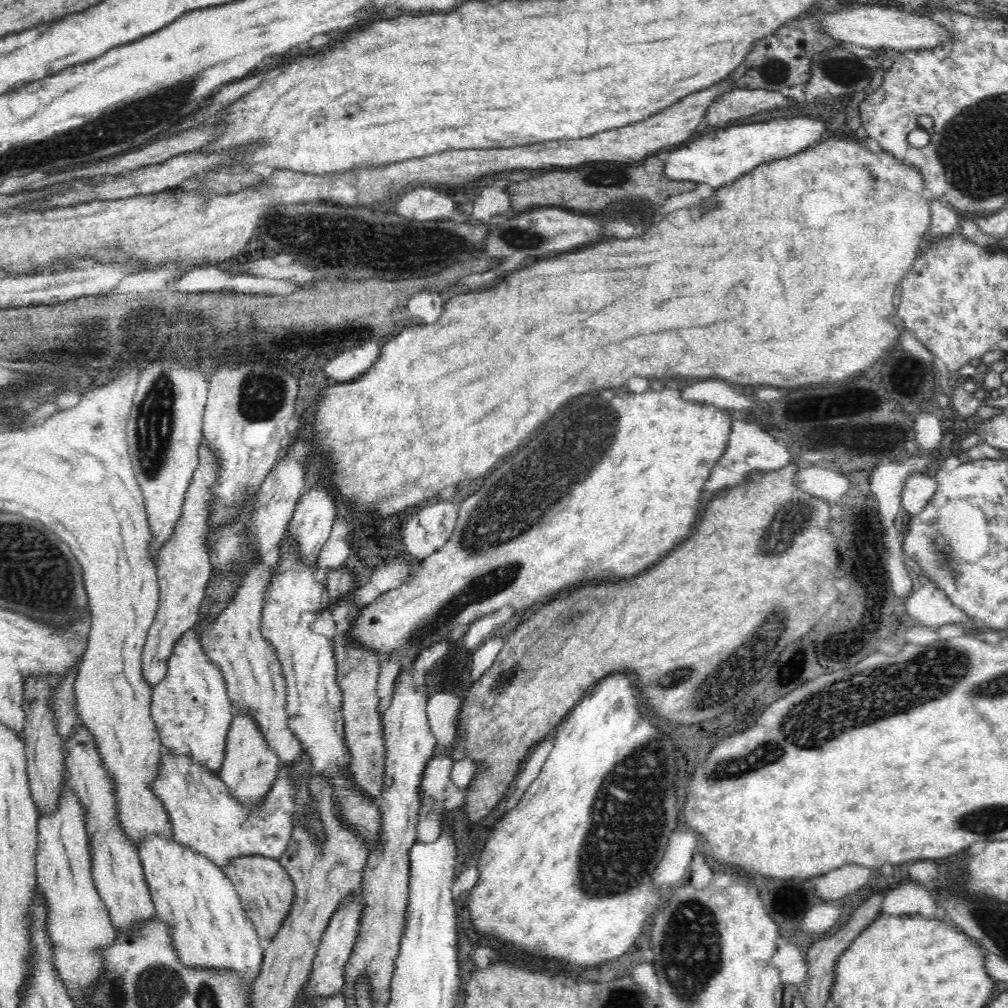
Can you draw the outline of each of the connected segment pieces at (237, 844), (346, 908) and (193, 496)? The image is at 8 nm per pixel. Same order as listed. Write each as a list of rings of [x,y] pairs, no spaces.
[[[163,748],[159,778],[150,784],[150,789],[165,804],[164,809],[172,823],[173,839],[224,869],[226,864],[240,856],[279,859],[284,854],[295,826],[293,812],[297,809],[294,799],[298,780],[306,771],[312,772],[305,751],[302,760],[290,766],[293,767],[279,770],[276,783],[258,806],[248,806],[232,798],[224,781],[207,772],[191,756],[176,756]]]
[[[361,887],[349,893],[338,909],[330,918],[326,932],[322,934],[322,940],[318,947],[311,974],[306,984],[306,993],[312,997],[332,997],[343,991],[345,987],[345,966],[352,954],[356,937],[360,926],[360,916],[364,910]]]
[[[205,438],[198,448],[198,468],[188,486],[181,520],[174,535],[158,552],[157,577],[159,582],[159,605],[157,615],[148,632],[142,652],[142,675],[154,688],[167,674],[168,658],[176,642],[191,629],[201,616],[201,604],[214,569],[209,560],[208,530],[210,530],[210,504],[214,495],[210,487],[219,475],[217,456],[209,450]]]

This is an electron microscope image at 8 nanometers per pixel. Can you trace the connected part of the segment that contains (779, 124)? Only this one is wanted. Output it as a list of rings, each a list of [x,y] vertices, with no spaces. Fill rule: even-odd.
[[[795,116],[792,118],[775,118],[765,122],[734,125],[724,130],[704,136],[692,138],[690,142],[678,146],[678,150],[670,152],[664,158],[664,174],[670,180],[686,180],[704,182],[712,188],[728,186],[738,178],[750,174],[760,164],[798,155],[813,144],[820,141],[826,131],[826,122],[821,117]],[[694,140],[694,142],[692,142]]]

